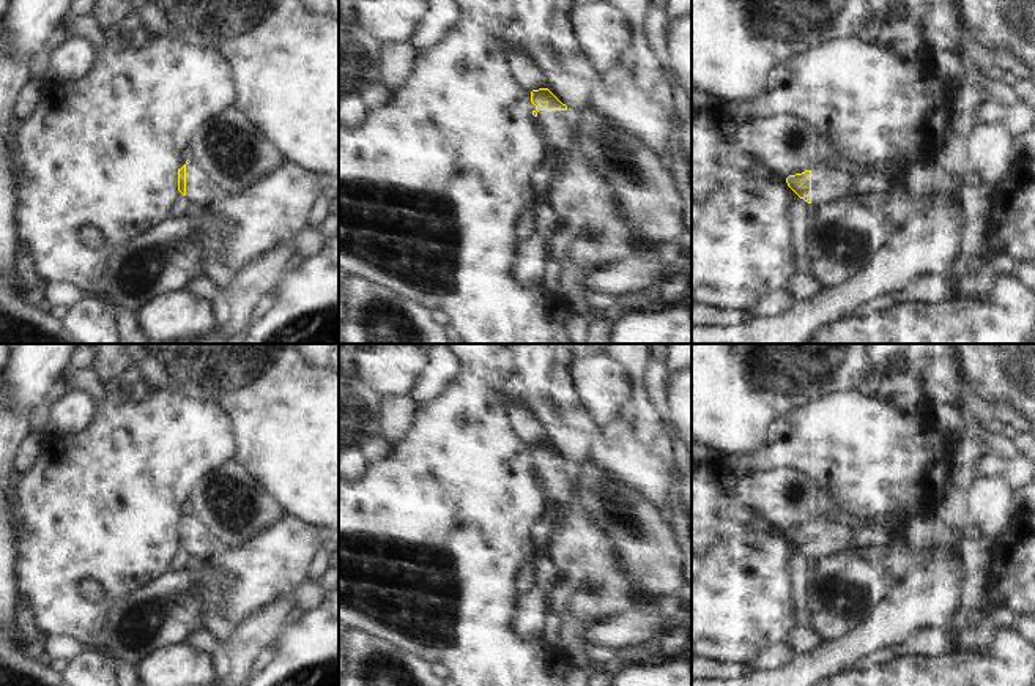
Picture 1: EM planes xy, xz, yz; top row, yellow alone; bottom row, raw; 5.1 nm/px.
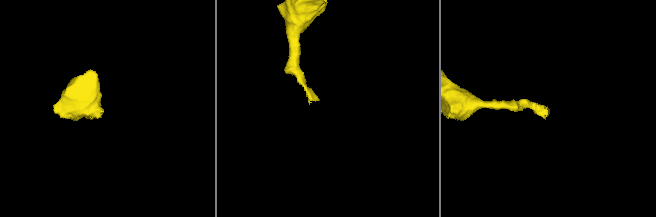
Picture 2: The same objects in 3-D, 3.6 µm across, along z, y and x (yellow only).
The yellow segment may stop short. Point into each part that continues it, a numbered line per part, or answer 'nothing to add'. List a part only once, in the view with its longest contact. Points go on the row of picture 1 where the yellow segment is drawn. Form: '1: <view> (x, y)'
1: xy (199, 190).

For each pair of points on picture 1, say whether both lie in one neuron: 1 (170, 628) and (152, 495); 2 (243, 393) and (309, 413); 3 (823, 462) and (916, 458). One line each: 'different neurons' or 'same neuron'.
1: different neurons
2: same neuron
3: same neuron

